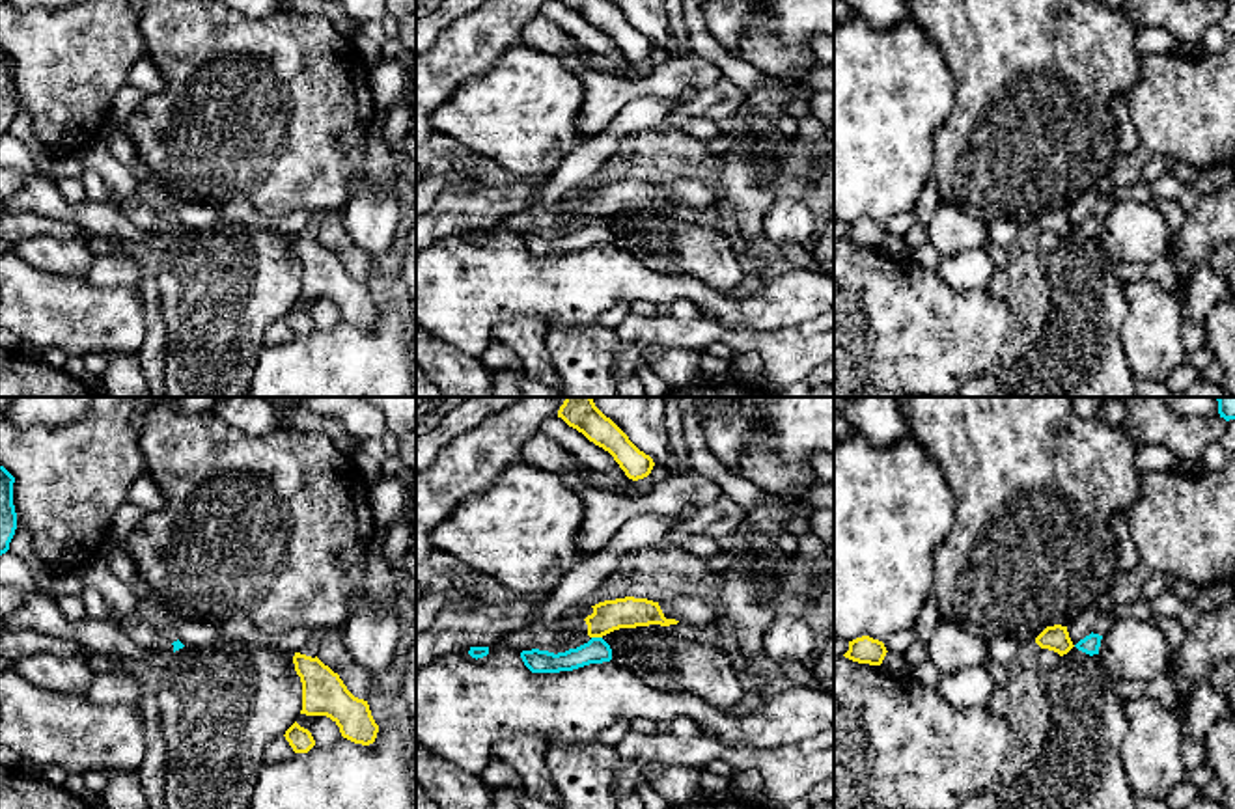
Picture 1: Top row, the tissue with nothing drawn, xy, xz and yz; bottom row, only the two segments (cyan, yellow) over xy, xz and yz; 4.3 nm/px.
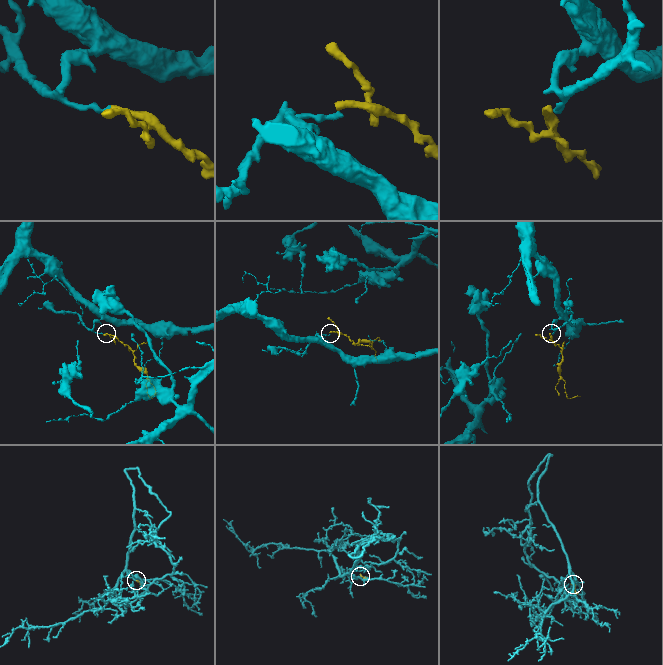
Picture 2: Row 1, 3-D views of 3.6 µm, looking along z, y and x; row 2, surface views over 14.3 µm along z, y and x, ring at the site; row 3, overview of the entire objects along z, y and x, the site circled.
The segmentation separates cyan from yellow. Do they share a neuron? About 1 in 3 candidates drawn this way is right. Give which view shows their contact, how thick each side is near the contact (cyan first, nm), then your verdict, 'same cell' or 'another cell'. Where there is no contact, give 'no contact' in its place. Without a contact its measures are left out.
xz | 110/140 nm | another cell

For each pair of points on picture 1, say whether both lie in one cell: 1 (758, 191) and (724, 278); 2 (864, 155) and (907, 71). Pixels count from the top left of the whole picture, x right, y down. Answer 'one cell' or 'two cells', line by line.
1: two cells
2: one cell

